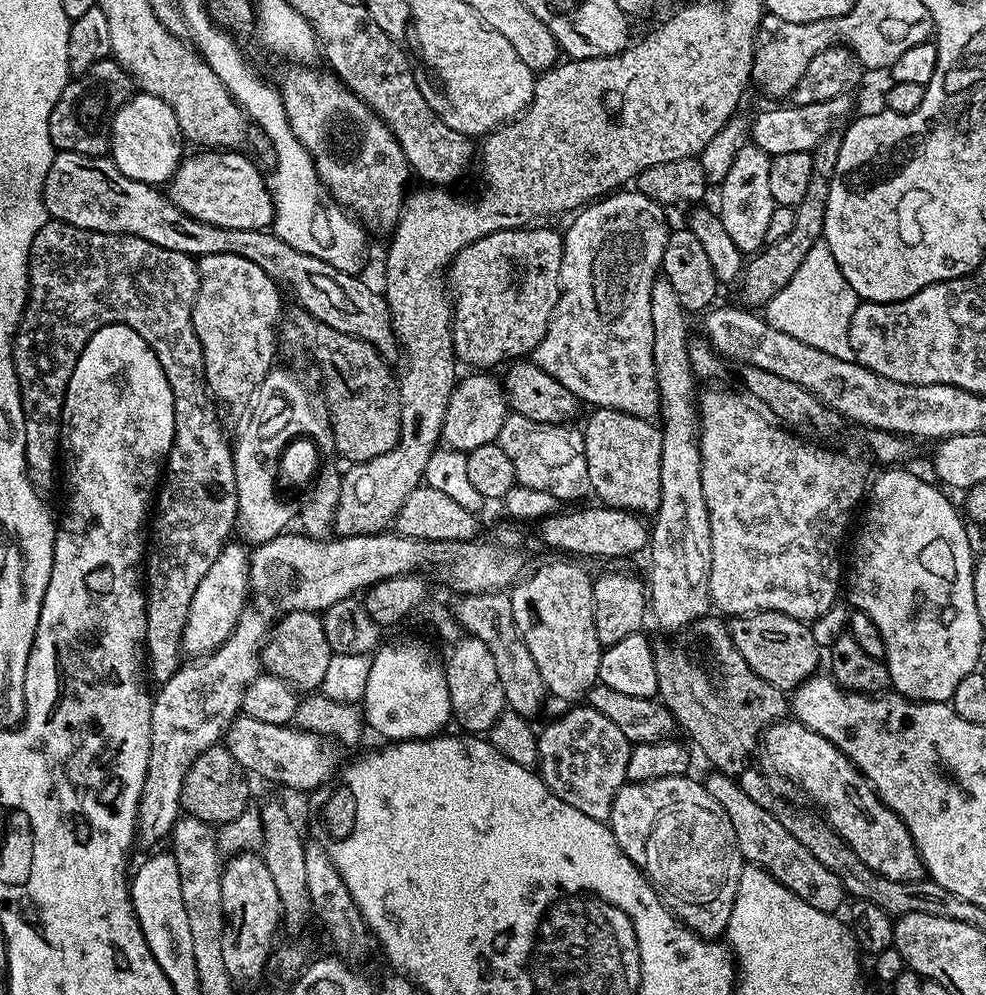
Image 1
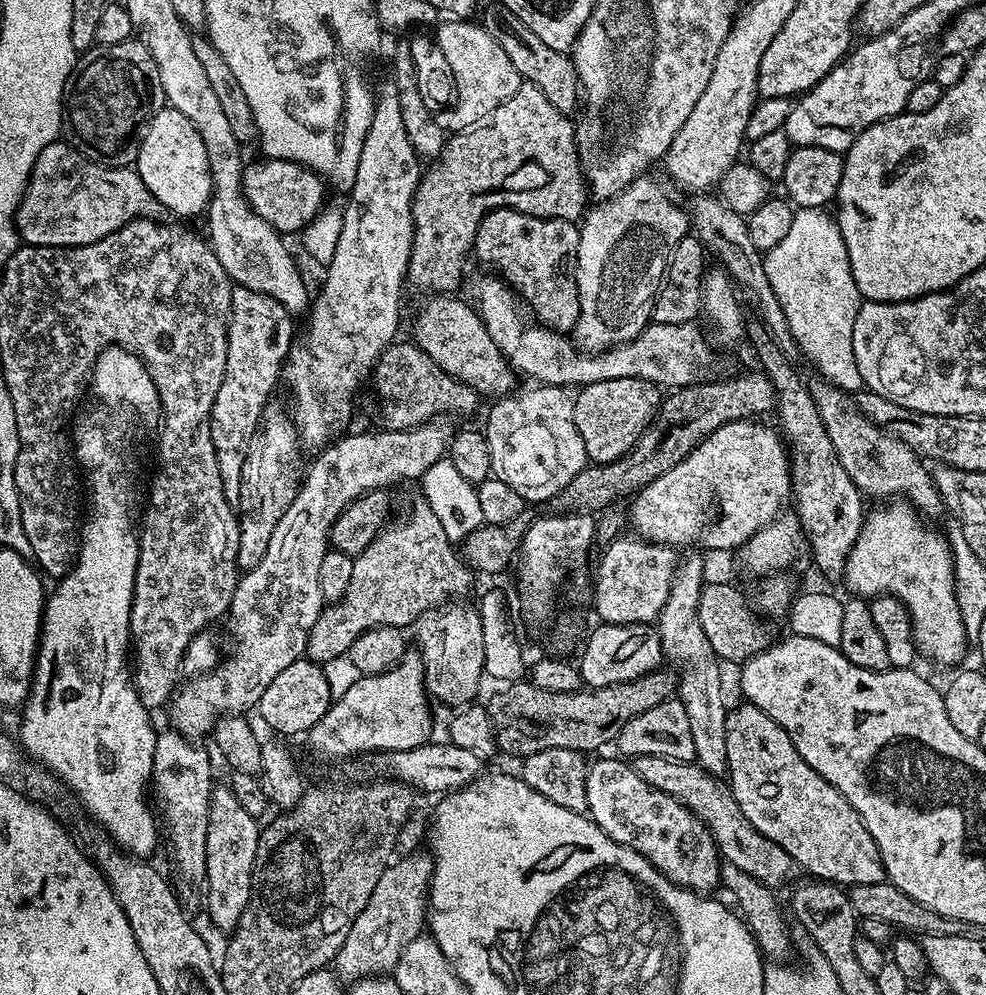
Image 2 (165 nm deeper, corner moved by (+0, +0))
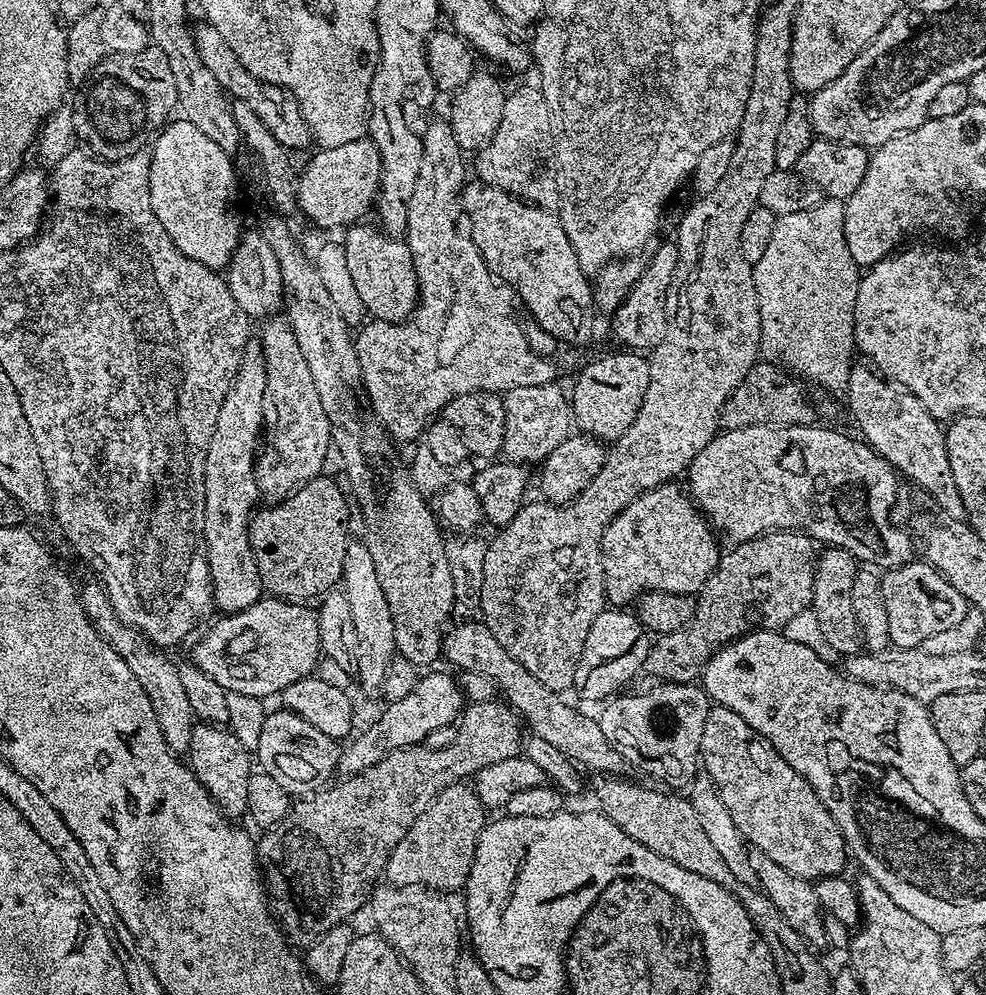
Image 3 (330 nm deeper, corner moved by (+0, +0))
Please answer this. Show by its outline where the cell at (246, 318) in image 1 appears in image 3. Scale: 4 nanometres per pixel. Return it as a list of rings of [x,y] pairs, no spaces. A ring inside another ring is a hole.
[[[252,338],[244,347],[240,356],[234,378],[230,382],[230,390],[222,402],[222,410],[218,410],[218,420],[212,430],[204,459],[204,549],[206,562],[210,570],[212,583],[212,602],[221,613],[233,613],[250,606],[262,596],[262,585],[258,566],[254,558],[254,550],[250,546],[248,521],[257,507],[256,491],[256,457],[258,445],[262,440],[264,426],[264,395],[266,394],[266,361],[264,348],[259,339]]]

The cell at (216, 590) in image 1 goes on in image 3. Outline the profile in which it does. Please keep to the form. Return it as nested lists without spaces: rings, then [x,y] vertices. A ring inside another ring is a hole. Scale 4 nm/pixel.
[[[265,319],[264,329],[258,333],[266,361],[266,394],[262,443],[256,457],[256,491],[268,502],[282,500],[321,475],[332,443],[332,423],[326,418],[326,410],[322,410],[310,366],[302,358],[302,346],[298,346],[287,319],[276,319]]]

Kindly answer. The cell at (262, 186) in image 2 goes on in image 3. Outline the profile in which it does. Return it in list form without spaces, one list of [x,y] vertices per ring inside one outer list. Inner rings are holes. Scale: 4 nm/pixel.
[[[371,138],[342,142],[342,146],[333,148],[320,148],[309,158],[308,165],[299,169],[296,199],[300,201],[300,208],[305,218],[307,216],[308,219],[313,220],[318,227],[343,229],[345,226],[363,221],[367,217],[364,215],[373,211],[380,190],[381,174],[382,162],[378,154],[378,146],[374,146]]]

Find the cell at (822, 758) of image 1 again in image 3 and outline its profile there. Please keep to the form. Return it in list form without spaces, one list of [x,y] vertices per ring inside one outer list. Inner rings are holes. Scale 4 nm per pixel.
[[[719,706],[709,707],[706,714],[706,726],[702,726],[702,738],[700,739],[699,763],[703,771],[712,780],[713,787],[718,792],[718,798],[722,800],[722,806],[730,810],[730,818],[734,818],[734,826],[751,847],[762,850],[766,858],[774,858],[782,870],[790,870],[790,874],[801,876],[803,880],[814,882],[823,876],[839,876],[845,870],[844,856],[846,857],[846,845],[844,836],[836,820],[826,810],[826,806],[814,794],[814,790],[772,748],[772,743],[764,740],[754,729],[749,726],[734,710]]]

